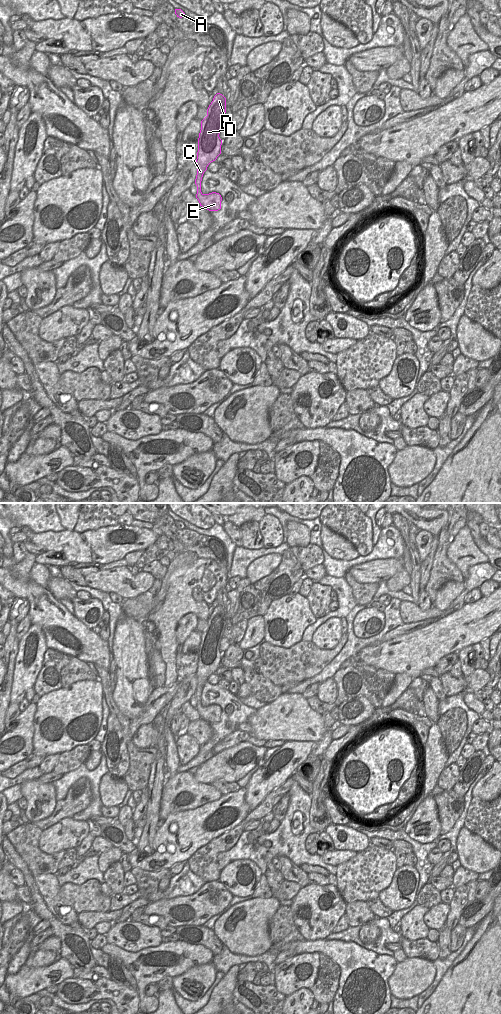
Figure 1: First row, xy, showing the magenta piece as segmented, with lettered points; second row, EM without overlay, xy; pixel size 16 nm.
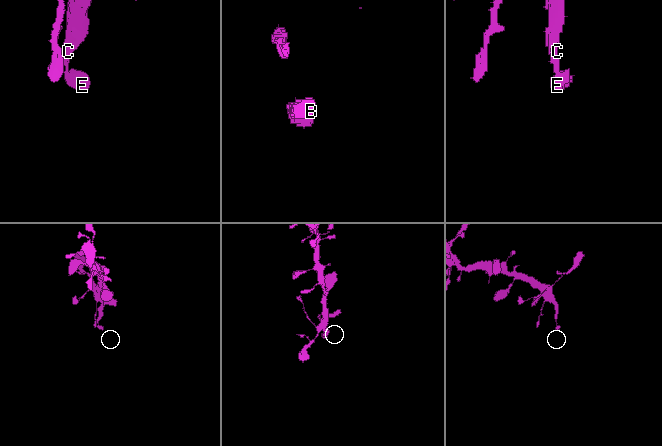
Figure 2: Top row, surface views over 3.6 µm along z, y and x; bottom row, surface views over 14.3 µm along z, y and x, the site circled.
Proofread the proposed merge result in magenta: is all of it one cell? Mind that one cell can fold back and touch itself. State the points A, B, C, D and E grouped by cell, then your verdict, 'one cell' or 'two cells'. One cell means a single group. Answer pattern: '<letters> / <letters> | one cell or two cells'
A B C D E | one cell

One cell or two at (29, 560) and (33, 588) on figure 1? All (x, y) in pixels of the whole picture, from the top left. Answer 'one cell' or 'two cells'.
one cell

